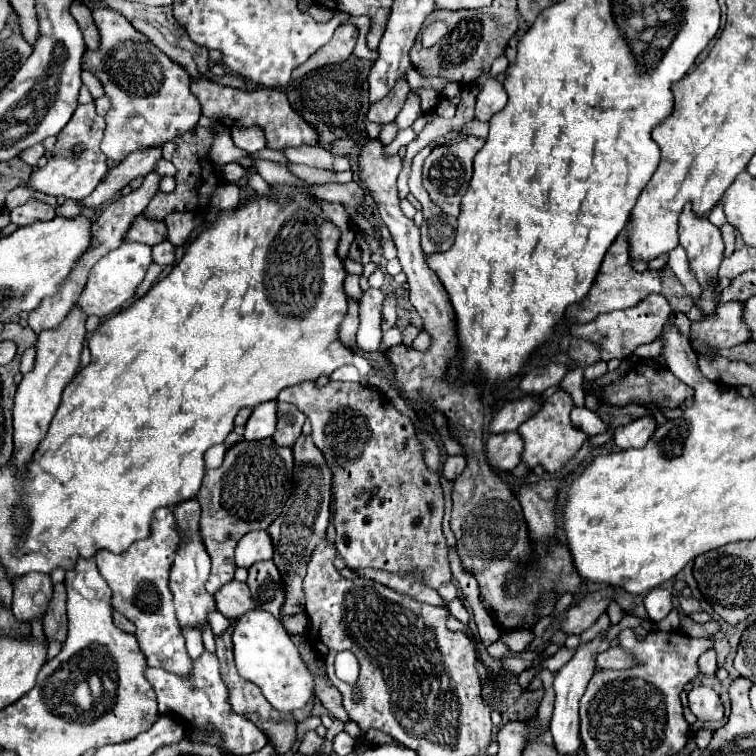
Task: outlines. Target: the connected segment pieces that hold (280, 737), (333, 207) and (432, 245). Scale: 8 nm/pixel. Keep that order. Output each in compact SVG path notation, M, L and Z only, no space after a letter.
M231 621L229 629L225 633L221 633L221 635L215 637L215 641L217 641L217 657L219 657L219 663L221 663L221 677L223 677L223 681L229 687L229 703L231 703L233 711L237 711L237 713L241 713L245 717L251 717L251 721L255 725L259 725L259 729L265 735L269 735L269 741L277 749L277 753L283 755L283 753L287 753L293 747L293 743L297 739L297 735L295 735L297 721L293 719L293 715L283 715L283 713L271 709L271 705L265 701L263 693L259 693L259 687L251 685L251 681L243 681L243 677L239 677L239 673L235 669L233 649L231 649L231 629L235 629L235 621Z
M321 201L321 209L323 209L323 217L329 219L331 223L335 223L341 229L341 241L339 241L337 253L339 253L339 257L345 259L347 257L347 251L349 251L349 245L351 245L351 241L355 237L355 231L351 235L351 229L353 229L351 219L349 219L349 215L347 215L347 211L345 211L343 205Z
M423 147L419 155L413 157L411 163L411 175L408 185L411 193L423 207L423 223L421 223L421 243L429 243L429 255L437 251L445 251L455 241L455 227L457 219L445 215L431 199L429 193L421 185L421 169L425 157L431 153L431 147Z

